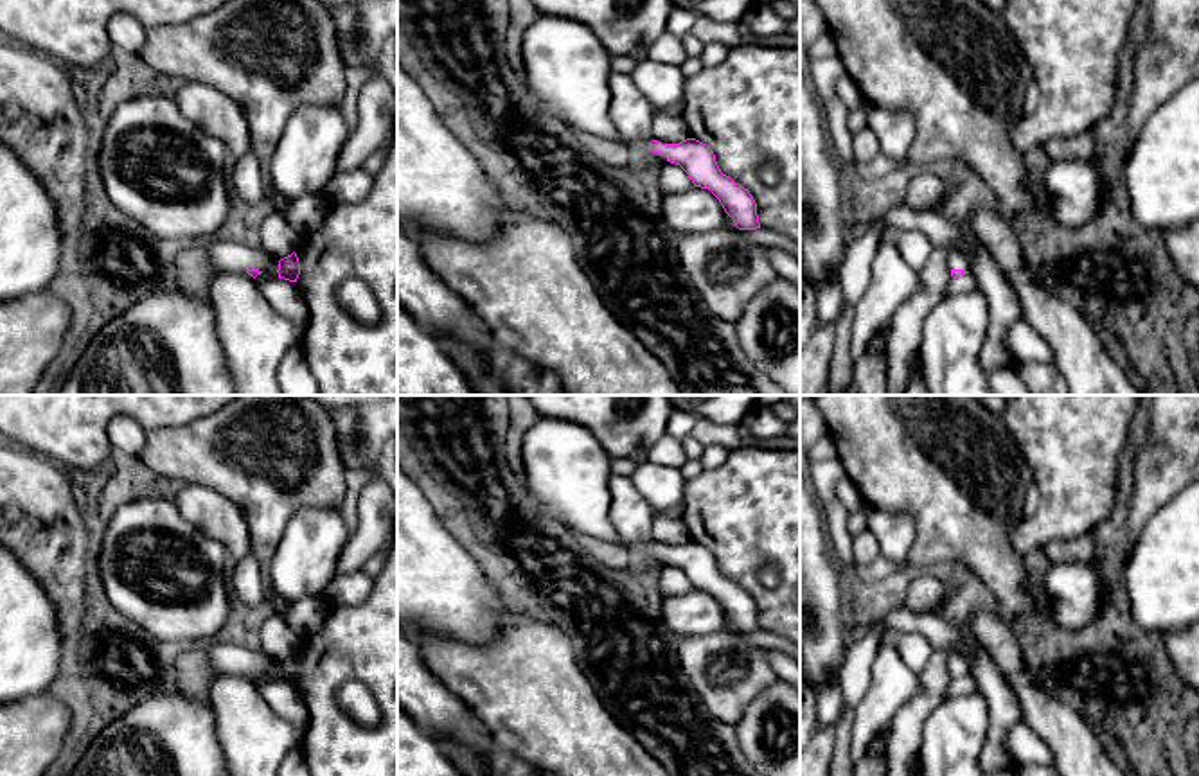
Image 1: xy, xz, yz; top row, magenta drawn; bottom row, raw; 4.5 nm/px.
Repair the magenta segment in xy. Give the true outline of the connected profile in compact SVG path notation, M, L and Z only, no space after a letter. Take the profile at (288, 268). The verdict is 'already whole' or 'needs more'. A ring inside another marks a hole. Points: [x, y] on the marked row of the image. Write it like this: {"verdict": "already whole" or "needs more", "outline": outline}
{"verdict": "needs more", "outline": "M216 241L205 250L210 257L210 264L219 271L246 271L250 277L255 278L264 269L275 268L279 278L289 282L297 282L300 275L300 262L295 251L277 260L261 248L250 248L226 241Z"}

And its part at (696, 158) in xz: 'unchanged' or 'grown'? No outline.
grown

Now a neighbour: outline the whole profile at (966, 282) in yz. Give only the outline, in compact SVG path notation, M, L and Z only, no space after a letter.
M971 271L956 278L951 278L944 291L944 296L960 295L960 293L978 293L976 277Z

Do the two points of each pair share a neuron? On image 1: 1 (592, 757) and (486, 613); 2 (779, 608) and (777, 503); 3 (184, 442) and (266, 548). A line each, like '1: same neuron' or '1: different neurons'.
1: different neurons
2: same neuron
3: same neuron

